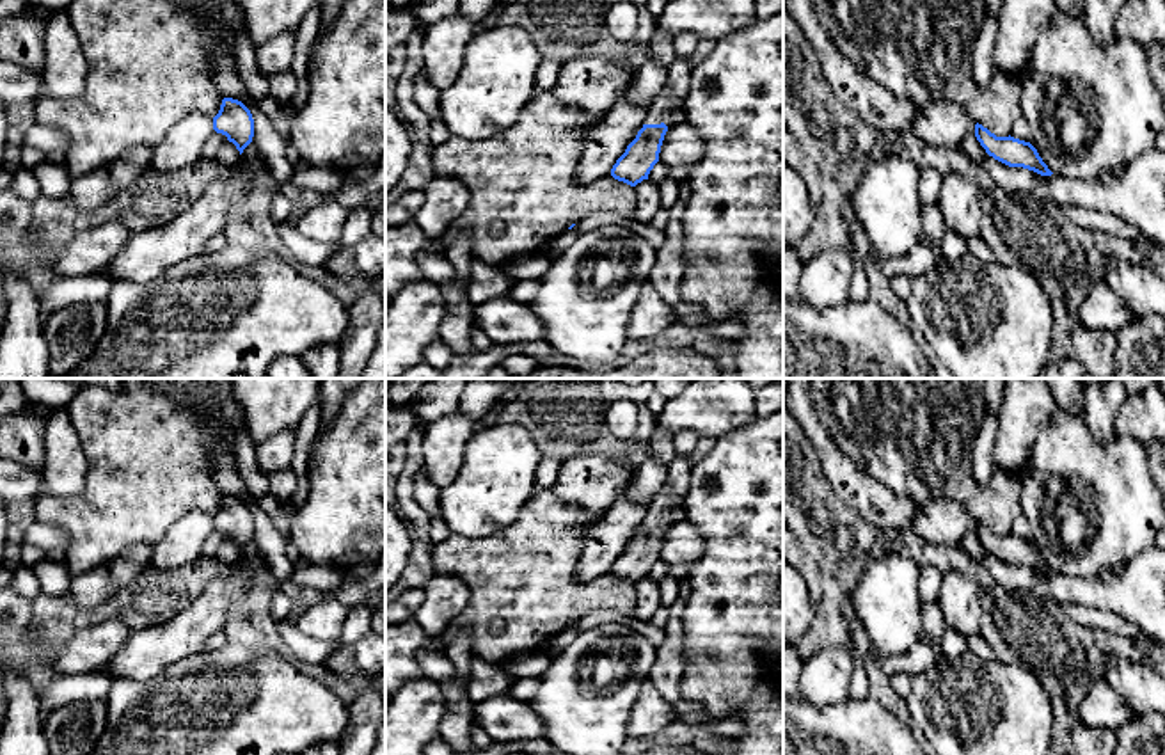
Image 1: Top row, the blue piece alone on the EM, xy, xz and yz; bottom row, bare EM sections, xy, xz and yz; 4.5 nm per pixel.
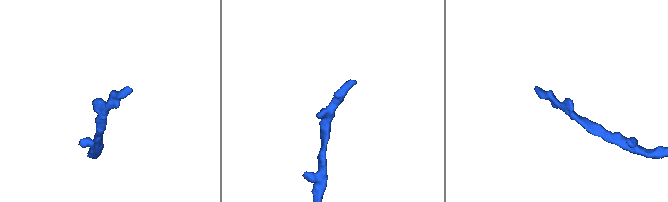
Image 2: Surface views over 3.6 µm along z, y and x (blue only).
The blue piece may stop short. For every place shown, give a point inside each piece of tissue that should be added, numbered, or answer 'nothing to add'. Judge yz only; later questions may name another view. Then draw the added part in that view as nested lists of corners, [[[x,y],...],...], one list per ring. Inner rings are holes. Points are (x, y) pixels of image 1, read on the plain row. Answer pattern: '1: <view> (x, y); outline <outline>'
nothing to add

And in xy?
nothing to add

